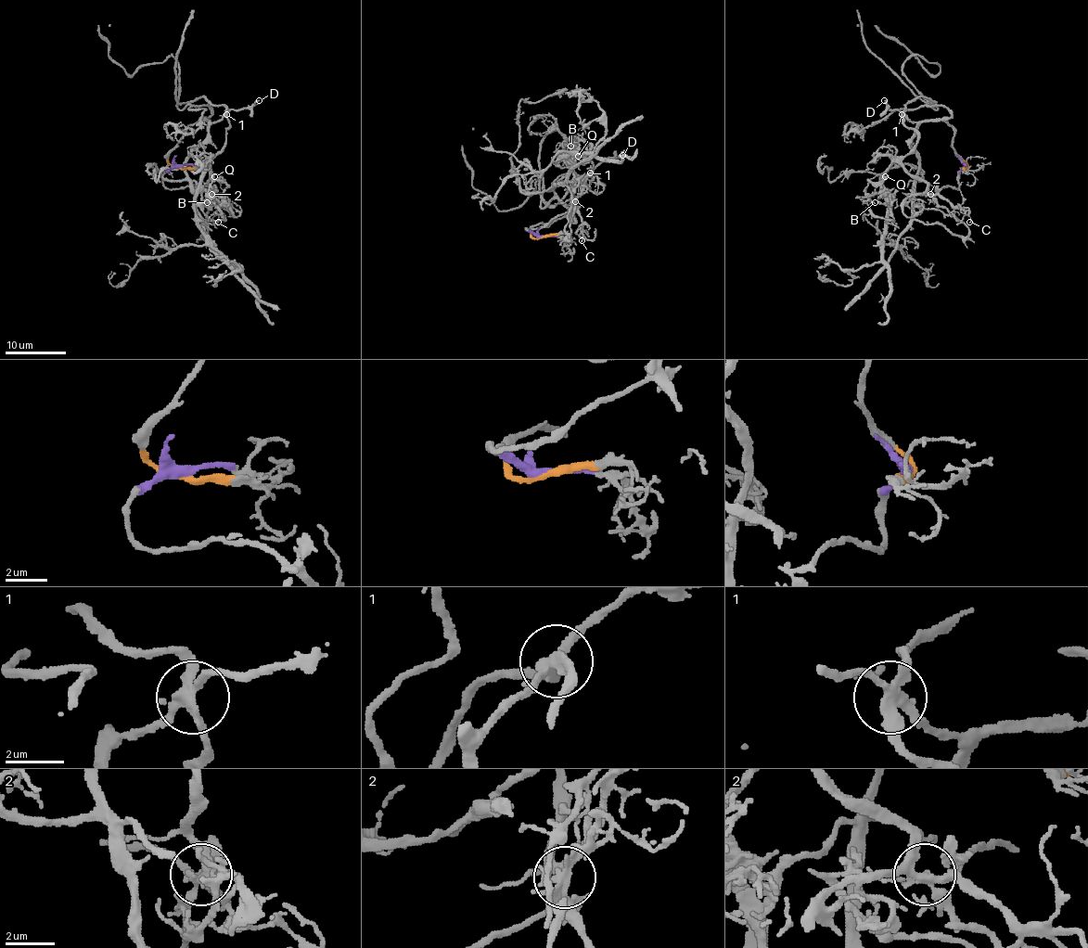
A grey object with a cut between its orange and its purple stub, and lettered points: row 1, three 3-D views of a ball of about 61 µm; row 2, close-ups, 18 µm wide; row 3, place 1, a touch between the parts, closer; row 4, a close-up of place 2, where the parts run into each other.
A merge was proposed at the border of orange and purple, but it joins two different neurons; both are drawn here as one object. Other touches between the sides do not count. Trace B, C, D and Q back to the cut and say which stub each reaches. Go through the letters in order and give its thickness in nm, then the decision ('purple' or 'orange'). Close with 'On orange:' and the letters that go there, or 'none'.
B: calibre 110 nm; orange
C: calibre 160 nm; purple
D: calibre 200 nm; orange
Q: calibre 160 nm; purple
On orange: B, D

